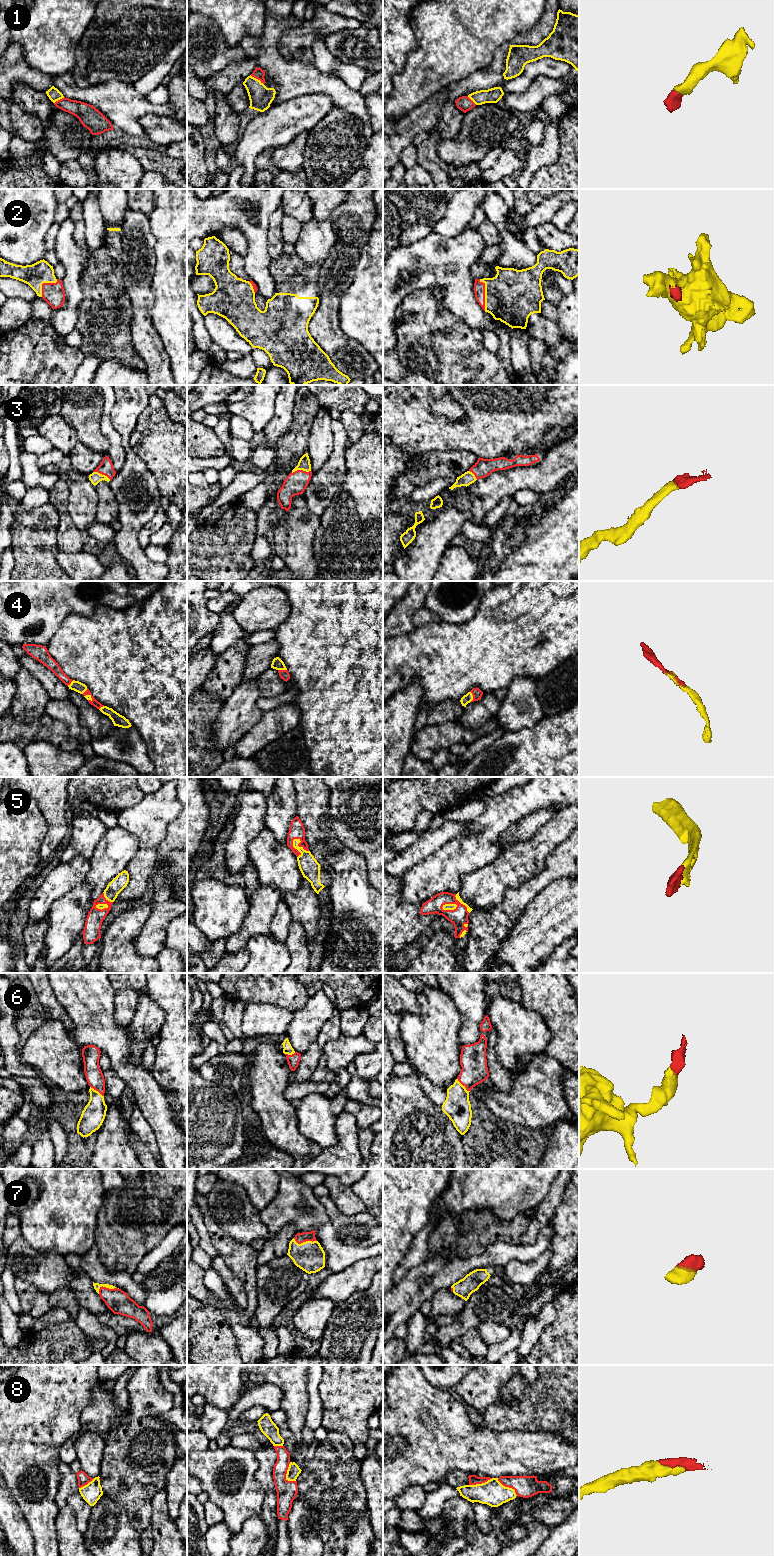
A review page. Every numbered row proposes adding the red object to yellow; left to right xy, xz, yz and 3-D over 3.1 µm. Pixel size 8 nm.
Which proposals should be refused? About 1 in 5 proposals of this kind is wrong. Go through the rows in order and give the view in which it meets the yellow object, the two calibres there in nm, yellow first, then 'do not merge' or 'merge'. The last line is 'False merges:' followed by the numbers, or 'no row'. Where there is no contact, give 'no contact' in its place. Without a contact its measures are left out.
1: meets yellow in xz; 180 nm thick on the yellow side, 90 nm on the other; merge
2: meets yellow in yz; 420 nm thick on the yellow side, 100 nm on the other; merge
3: meets yellow in xz; 100 nm thick on the yellow side, 180 nm on the other; merge
4: meets yellow in yz; 70 nm thick on the yellow side, 80 nm on the other; merge
5: meets yellow in xz; 160 nm thick on the yellow side, 130 nm on the other; merge
6: meets yellow in yz; 220 nm thick on the yellow side, 220 nm on the other; merge
7: meets yellow in xz; 240 nm thick on the yellow side, 80 nm on the other; merge
8: meets yellow in xz; 100 nm thick on the yellow side, 160 nm on the other; merge
False merges: no row

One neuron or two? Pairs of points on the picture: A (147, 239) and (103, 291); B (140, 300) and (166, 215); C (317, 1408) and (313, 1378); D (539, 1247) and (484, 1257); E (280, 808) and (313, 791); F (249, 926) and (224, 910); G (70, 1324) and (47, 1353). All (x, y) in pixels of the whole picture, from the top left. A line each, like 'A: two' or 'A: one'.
A: two
B: two
C: one
D: one
E: two
F: two
G: one

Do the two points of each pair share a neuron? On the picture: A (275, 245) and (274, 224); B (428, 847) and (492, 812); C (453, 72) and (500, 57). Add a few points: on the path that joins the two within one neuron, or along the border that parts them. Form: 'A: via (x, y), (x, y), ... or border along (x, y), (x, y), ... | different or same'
A: via (274, 240), (274, 229) | same
B: border along (466, 822), (467, 832), (448, 841) | different
C: border along (508, 43), (496, 50), (485, 68) | different

